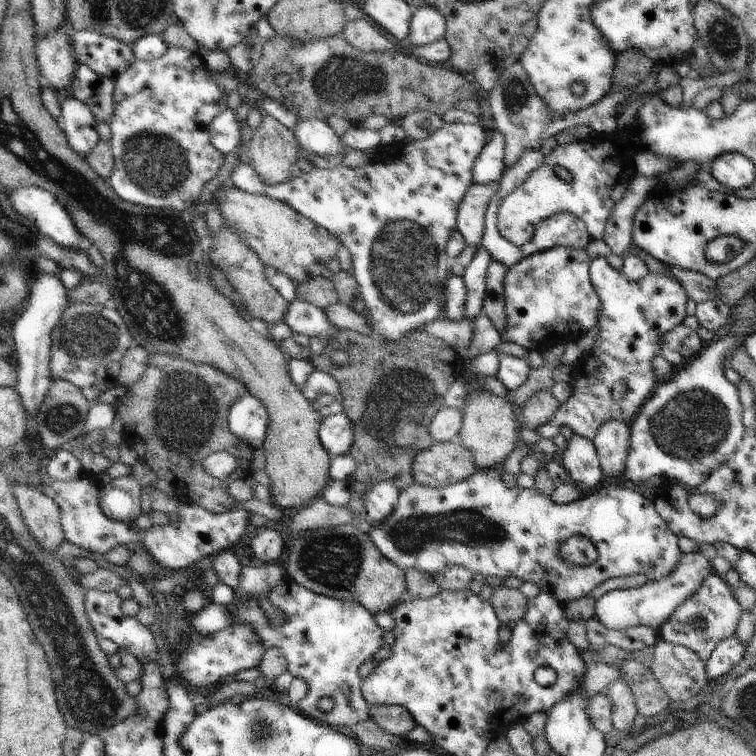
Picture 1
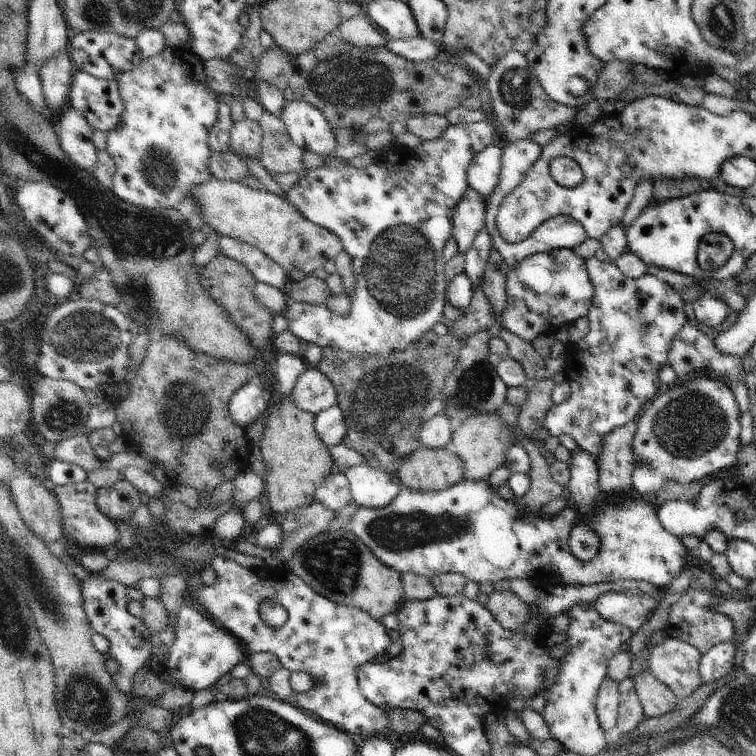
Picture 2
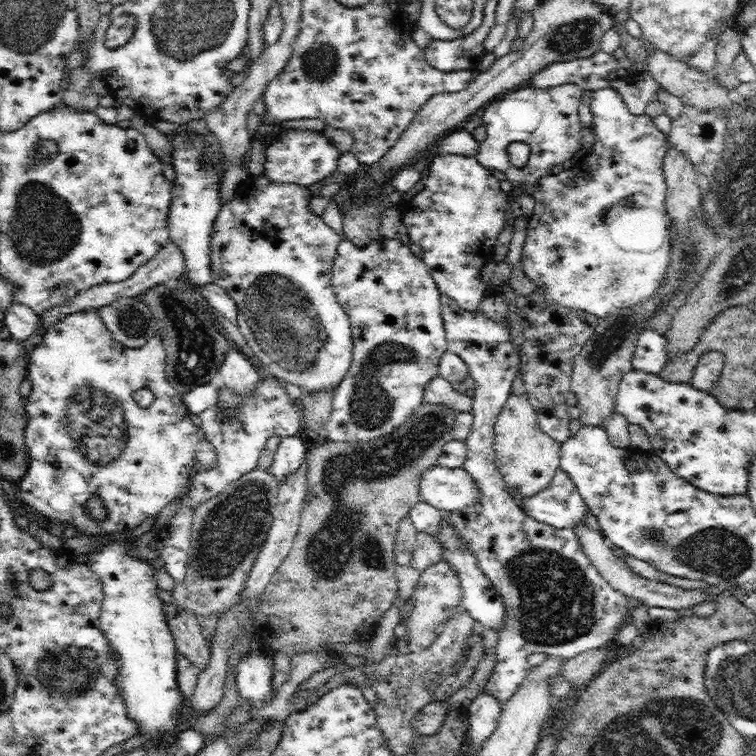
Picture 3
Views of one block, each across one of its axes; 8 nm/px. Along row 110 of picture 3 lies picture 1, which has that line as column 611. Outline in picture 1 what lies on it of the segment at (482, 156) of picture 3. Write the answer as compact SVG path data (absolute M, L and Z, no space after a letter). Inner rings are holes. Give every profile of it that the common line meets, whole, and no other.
M500 467L492 470L479 470L467 480L451 483L448 486L430 487L422 484L410 484L398 496L394 511L384 522L376 526L363 525L366 534L374 542L380 554L396 566L416 568L434 576L448 566L464 566L474 575L519 577L524 582L538 585L541 593L547 593L560 604L568 604L588 597L588 594L602 582L612 578L626 578L644 575L650 580L662 580L674 572L683 553L678 546L678 538L666 526L656 511L653 501L645 499L640 492L620 486L598 488L592 494L570 504L554 504L551 496L544 496L534 487L530 490L508 488L504 484ZM572 536L586 536L594 542L598 558L594 566L570 566L559 553L560 545Z

